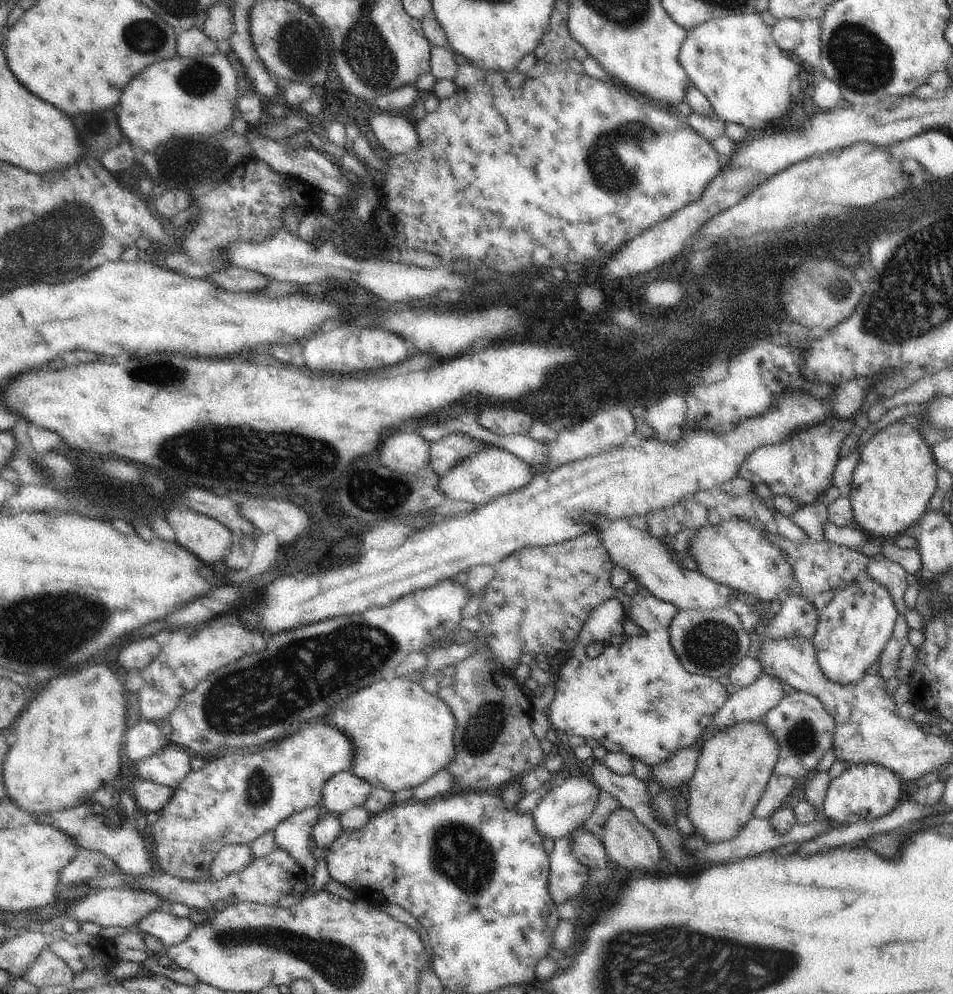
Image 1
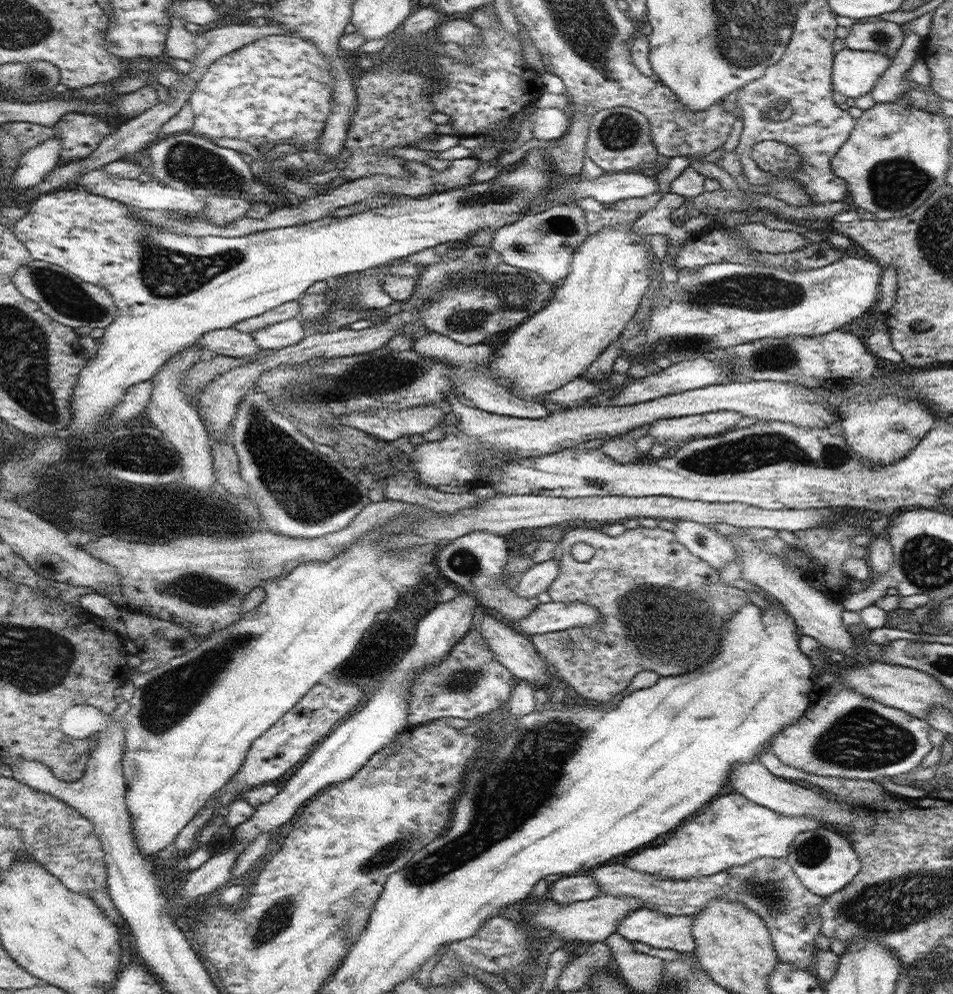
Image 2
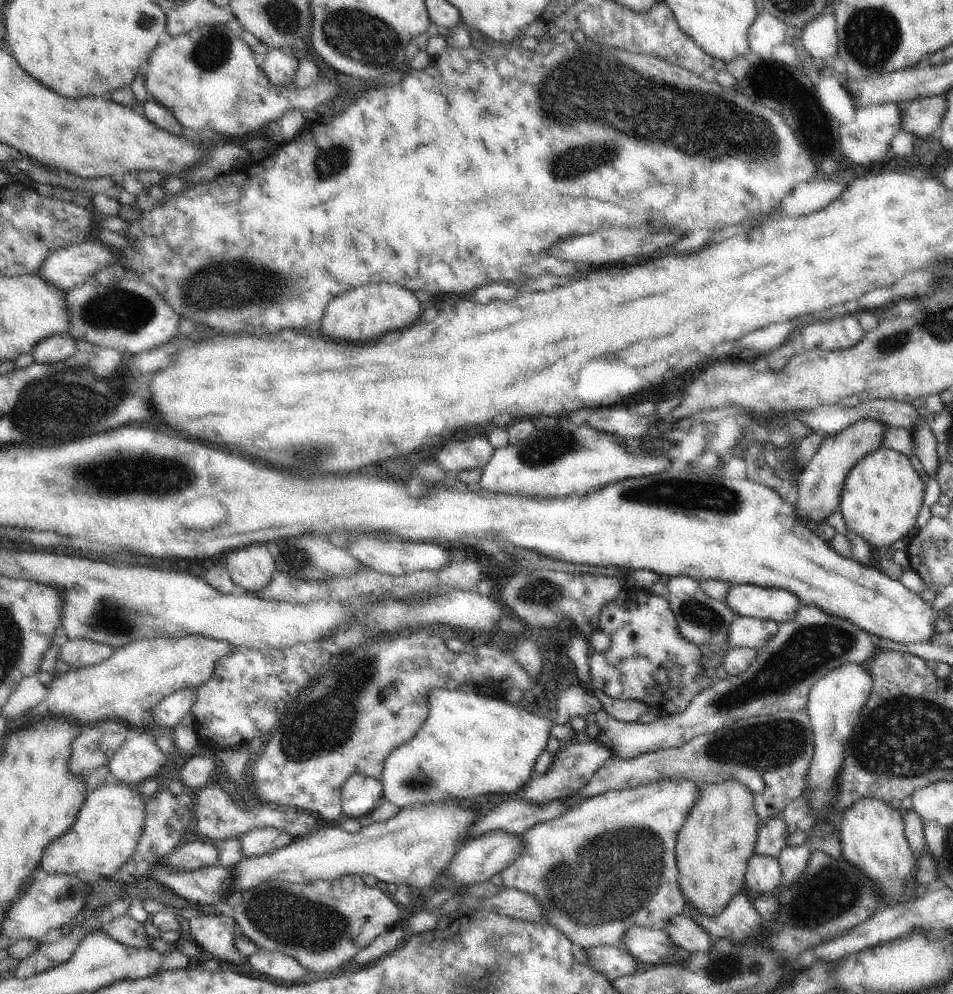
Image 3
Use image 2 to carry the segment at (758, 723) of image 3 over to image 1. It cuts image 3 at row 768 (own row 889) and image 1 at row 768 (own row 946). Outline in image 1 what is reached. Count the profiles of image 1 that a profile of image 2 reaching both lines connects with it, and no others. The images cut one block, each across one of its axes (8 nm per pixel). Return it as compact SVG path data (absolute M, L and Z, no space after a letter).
M804 691L790 692L769 710L762 721L777 738L779 744L778 762L773 770L774 777L792 776L803 781L816 772L824 755L833 747L837 729L836 721L826 712L819 697Z

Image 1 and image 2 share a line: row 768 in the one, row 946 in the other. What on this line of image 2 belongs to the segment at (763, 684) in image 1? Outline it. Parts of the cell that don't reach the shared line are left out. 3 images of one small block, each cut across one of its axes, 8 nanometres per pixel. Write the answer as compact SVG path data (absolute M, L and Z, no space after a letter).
M638 907L618 923L616 932L631 942L637 940L654 948L692 953L693 922L693 916L668 916L651 907Z

